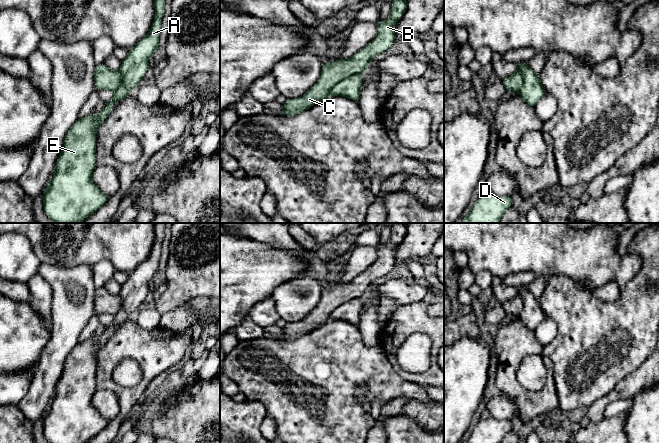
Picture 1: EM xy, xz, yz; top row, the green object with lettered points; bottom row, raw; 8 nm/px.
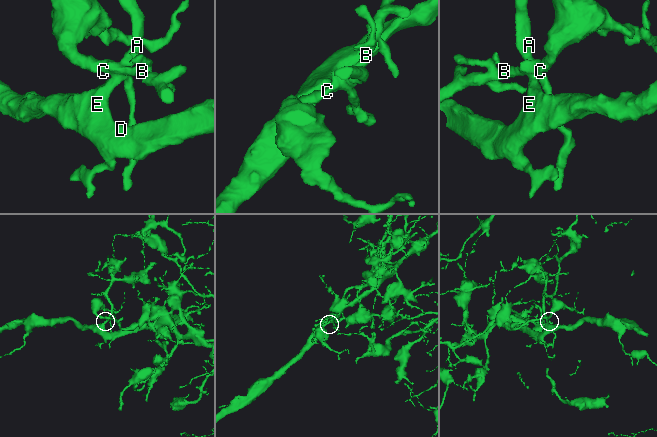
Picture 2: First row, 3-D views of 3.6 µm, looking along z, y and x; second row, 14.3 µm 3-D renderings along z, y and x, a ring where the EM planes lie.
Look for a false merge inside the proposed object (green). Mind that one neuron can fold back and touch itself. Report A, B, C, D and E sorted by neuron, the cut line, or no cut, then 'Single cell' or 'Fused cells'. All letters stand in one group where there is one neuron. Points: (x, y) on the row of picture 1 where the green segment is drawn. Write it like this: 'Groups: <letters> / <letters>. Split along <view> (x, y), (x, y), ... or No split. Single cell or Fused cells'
Groups: A D E / B C. Split along xz (359, 73), (348, 75), (341, 79), (331, 89), (329, 94). Fused cells

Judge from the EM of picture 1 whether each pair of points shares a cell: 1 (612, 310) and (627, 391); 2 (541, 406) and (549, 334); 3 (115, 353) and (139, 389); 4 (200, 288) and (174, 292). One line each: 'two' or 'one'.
1: two
2: two
3: one
4: one

